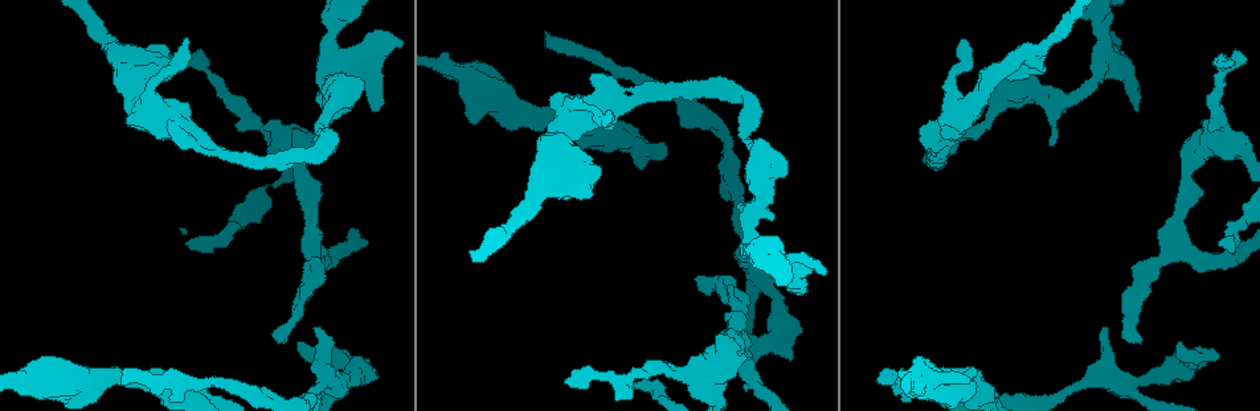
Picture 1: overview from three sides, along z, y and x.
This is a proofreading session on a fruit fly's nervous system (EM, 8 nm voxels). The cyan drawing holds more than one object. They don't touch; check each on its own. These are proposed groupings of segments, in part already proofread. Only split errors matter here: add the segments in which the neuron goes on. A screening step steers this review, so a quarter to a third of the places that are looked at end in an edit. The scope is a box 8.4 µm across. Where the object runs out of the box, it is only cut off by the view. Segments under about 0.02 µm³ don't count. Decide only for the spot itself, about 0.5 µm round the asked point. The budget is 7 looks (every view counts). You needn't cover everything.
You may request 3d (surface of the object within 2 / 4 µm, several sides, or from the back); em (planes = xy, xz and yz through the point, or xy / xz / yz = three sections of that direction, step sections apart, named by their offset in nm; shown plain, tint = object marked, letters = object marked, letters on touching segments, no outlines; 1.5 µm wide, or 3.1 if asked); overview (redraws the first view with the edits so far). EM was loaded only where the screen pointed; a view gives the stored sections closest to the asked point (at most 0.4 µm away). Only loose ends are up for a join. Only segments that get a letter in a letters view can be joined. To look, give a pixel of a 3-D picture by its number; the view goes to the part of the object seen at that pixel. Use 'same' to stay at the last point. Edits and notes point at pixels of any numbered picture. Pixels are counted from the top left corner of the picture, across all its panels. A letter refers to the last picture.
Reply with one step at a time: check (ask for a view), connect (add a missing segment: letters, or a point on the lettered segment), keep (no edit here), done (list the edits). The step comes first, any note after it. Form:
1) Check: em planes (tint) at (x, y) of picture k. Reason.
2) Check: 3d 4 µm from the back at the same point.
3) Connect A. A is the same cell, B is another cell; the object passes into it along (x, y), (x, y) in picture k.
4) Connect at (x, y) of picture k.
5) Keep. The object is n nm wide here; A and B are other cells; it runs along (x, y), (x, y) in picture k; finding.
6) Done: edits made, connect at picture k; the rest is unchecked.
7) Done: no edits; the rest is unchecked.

Check: em planes (tint) at (318, 328) of picture 1. Branch stops here.

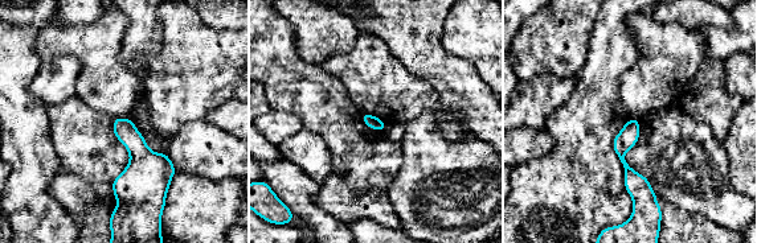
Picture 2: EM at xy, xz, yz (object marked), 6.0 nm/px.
Check: em planes (letters) at the same point. See the neighbours.

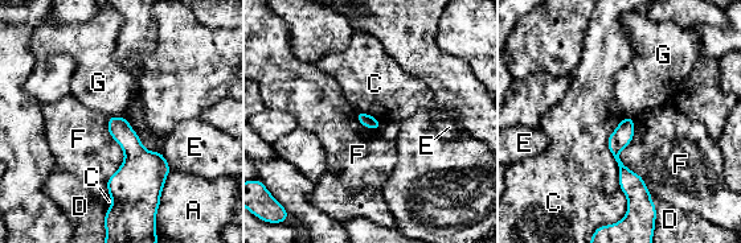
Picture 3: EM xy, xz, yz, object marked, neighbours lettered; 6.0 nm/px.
Keep. A, C, D, E, F and G are other cells; a border runs along (625, 116), (608, 148), (627, 211) in picture 3; no lettered segment goes on from it.

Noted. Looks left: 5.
Check: em yz step 8 (tint) at (1137, 110) of picture 1. An open end.

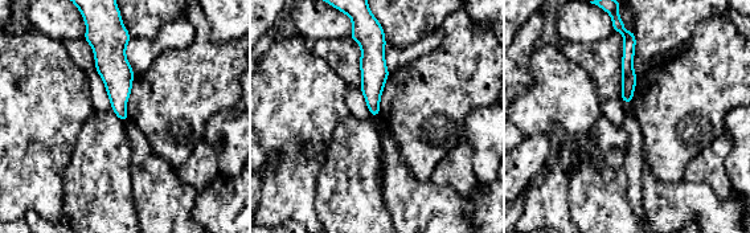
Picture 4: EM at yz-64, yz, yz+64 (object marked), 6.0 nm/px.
Check: em planes (letters) at the same point. Cut it another way.

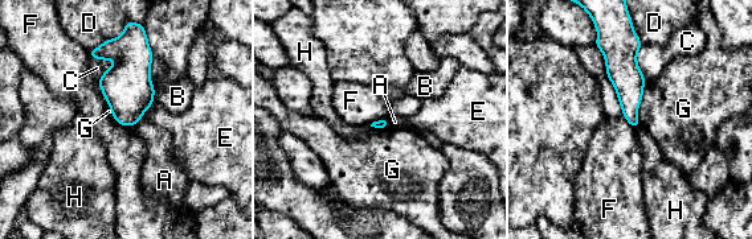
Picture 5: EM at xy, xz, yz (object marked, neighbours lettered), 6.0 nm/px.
Keep. A, B, C, D, E, F, G and H are other cells; a border runs along (607, 75), (622, 116), (636, 130) in picture 5; none of them fits.

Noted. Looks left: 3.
Check: 3d 2 µm at (473, 122) of picture 1. An open end.

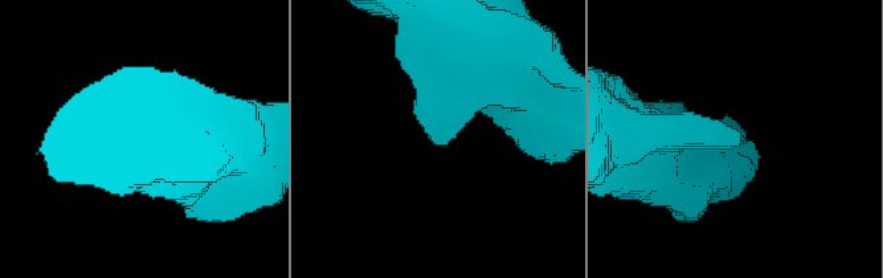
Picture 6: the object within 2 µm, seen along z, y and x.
Check: em planes (letters) at (739, 136) of picture 6. Shape alone is not enough.

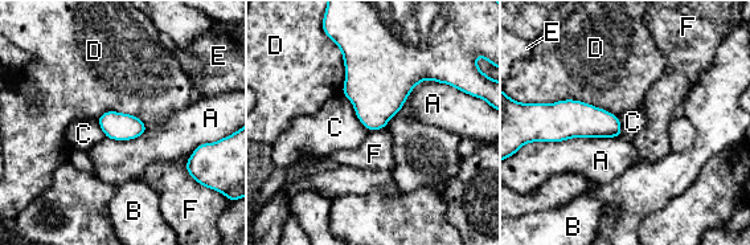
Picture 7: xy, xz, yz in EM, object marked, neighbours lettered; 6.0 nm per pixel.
Keep. The object is 160 nm wide here; A, B, C, D, E and F are other cells; a border runs along (187, 159), (185, 168), (193, 179) in picture 7; none of them fits.

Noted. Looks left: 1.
Done: no edits; the rest is unchecked.

